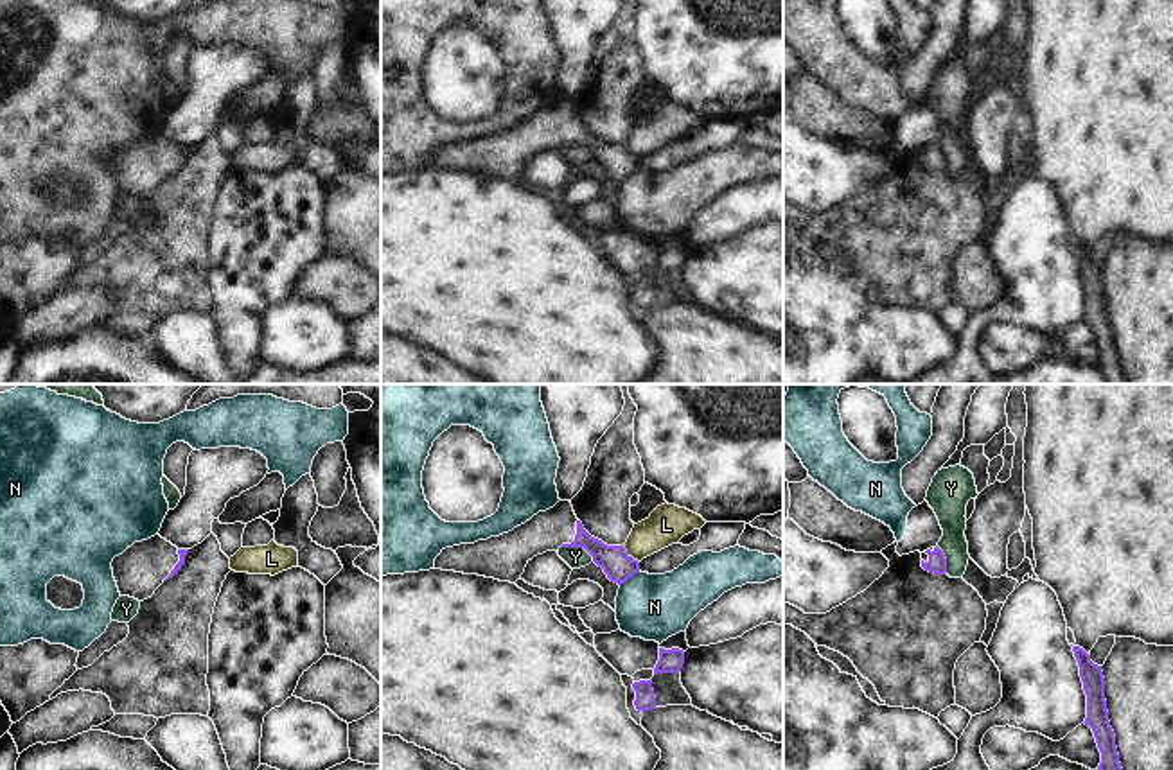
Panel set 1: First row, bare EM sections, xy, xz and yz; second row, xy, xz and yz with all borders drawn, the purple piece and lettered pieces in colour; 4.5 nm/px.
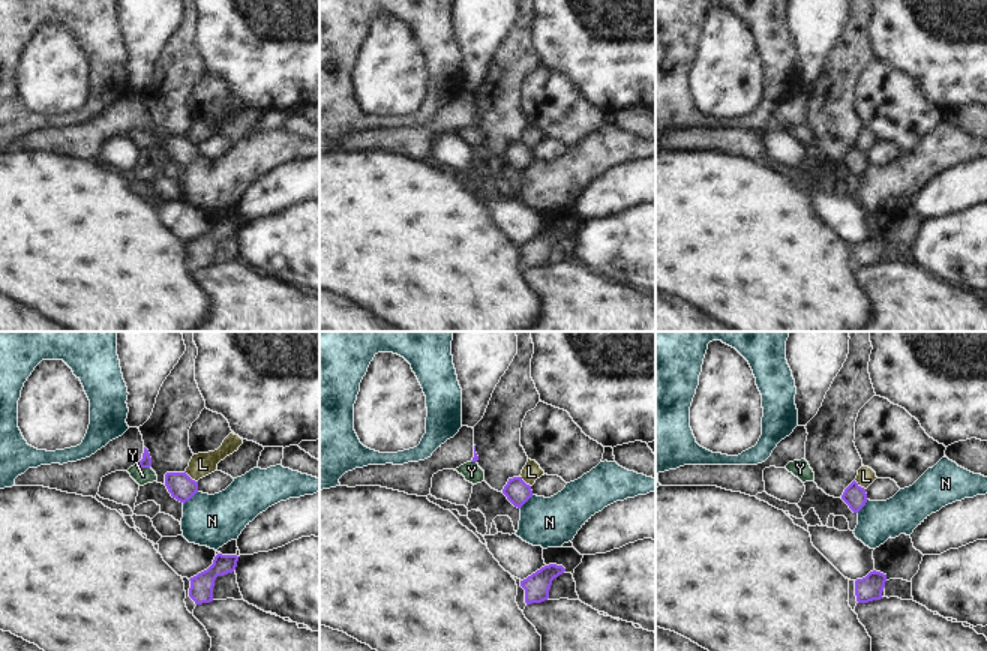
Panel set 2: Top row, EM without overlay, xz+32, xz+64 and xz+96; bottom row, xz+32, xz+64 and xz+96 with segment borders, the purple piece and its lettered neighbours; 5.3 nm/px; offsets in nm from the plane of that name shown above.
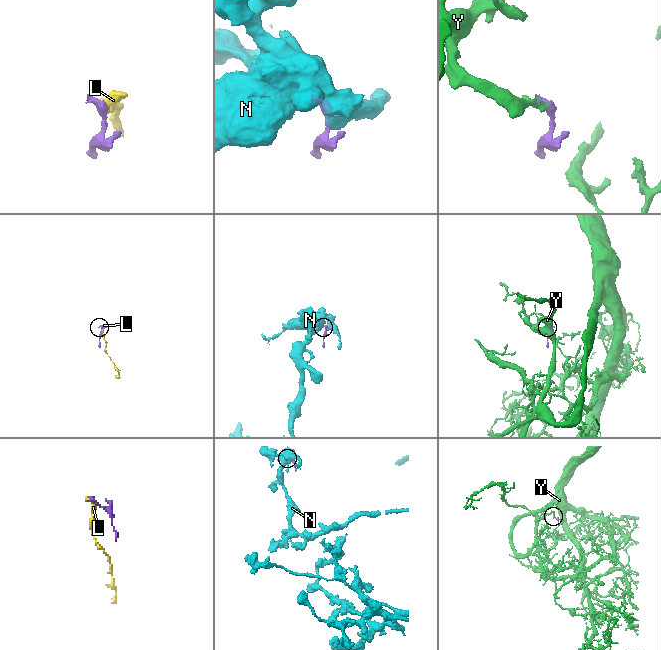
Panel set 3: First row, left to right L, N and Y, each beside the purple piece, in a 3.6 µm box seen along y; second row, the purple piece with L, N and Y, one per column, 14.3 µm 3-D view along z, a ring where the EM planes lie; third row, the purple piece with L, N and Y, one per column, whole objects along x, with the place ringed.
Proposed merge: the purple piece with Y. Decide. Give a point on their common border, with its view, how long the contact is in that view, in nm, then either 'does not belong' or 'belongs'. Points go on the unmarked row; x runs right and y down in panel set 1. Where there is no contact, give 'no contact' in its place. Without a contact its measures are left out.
xz (577, 144) | 170 nm | does not belong

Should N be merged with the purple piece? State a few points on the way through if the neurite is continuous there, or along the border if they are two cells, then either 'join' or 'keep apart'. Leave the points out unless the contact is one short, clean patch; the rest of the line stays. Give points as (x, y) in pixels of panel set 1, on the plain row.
along xz (640, 169), (620, 183) | keep apart

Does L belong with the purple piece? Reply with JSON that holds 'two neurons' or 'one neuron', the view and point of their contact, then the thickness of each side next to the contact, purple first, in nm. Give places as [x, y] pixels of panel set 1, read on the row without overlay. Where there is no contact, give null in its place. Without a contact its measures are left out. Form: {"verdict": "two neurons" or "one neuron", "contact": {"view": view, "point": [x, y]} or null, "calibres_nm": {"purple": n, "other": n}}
{"verdict": "two neurons", "contact": {"view": "xz", "point": [627, 153]}, "calibres_nm": {"purple": 140, "other": 180}}

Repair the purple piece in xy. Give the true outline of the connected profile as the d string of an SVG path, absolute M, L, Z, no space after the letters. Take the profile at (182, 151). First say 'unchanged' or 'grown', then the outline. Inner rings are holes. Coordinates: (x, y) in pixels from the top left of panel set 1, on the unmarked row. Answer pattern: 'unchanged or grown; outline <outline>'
grown; outline M160 133L135 140L111 160L120 194L144 199L185 162L189 147L178 147Z

